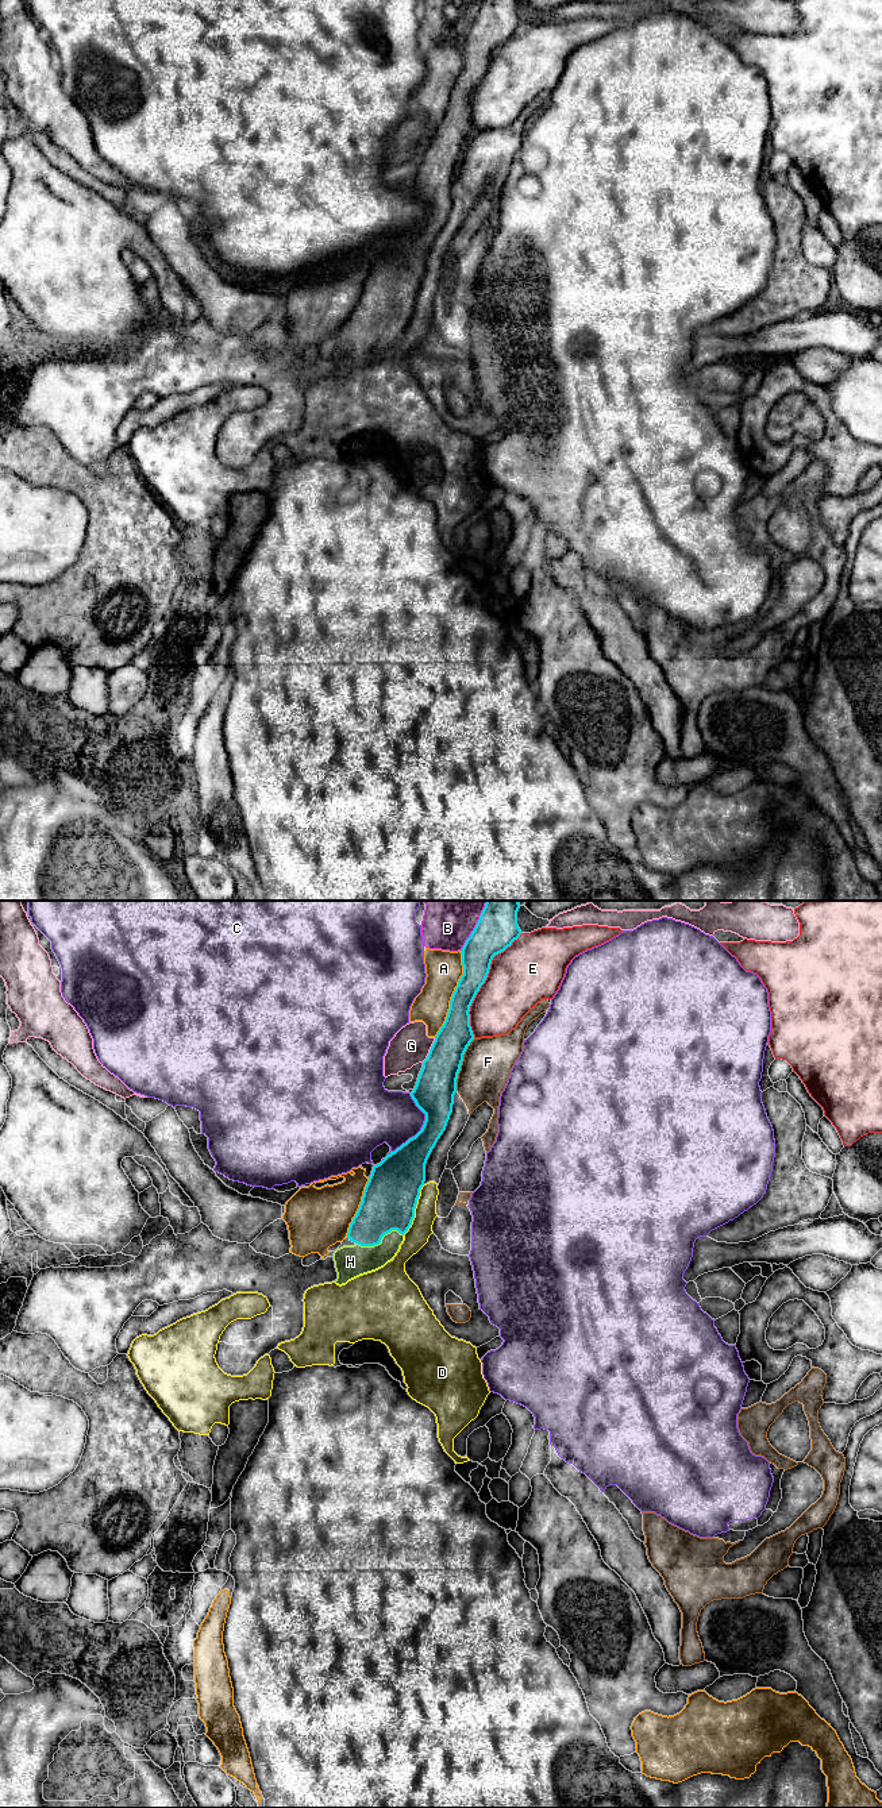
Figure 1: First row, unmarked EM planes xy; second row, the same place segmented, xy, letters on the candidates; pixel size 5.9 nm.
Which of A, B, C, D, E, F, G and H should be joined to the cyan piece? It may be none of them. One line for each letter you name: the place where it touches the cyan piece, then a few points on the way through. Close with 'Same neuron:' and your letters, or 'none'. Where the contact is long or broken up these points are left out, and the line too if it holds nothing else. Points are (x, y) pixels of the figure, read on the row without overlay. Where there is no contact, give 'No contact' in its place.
H: Touches cyan at xy (380, 334). Path across: xy (389, 293), (380, 334), (364, 350), (350, 354)
Same neuron: H

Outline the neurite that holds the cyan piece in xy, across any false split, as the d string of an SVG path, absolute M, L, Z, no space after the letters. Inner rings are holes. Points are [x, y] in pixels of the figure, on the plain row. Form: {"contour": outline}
{"contour": "M484 0L461 43L463 68L411 185L416 198L425 207L424 217L415 230L373 259L347 325L355 338L334 346L338 365L335 375L339 378L390 354L412 317L425 274L427 252L446 223L463 147L474 132L470 99L488 70L493 50L520 30L519 1Z"}

